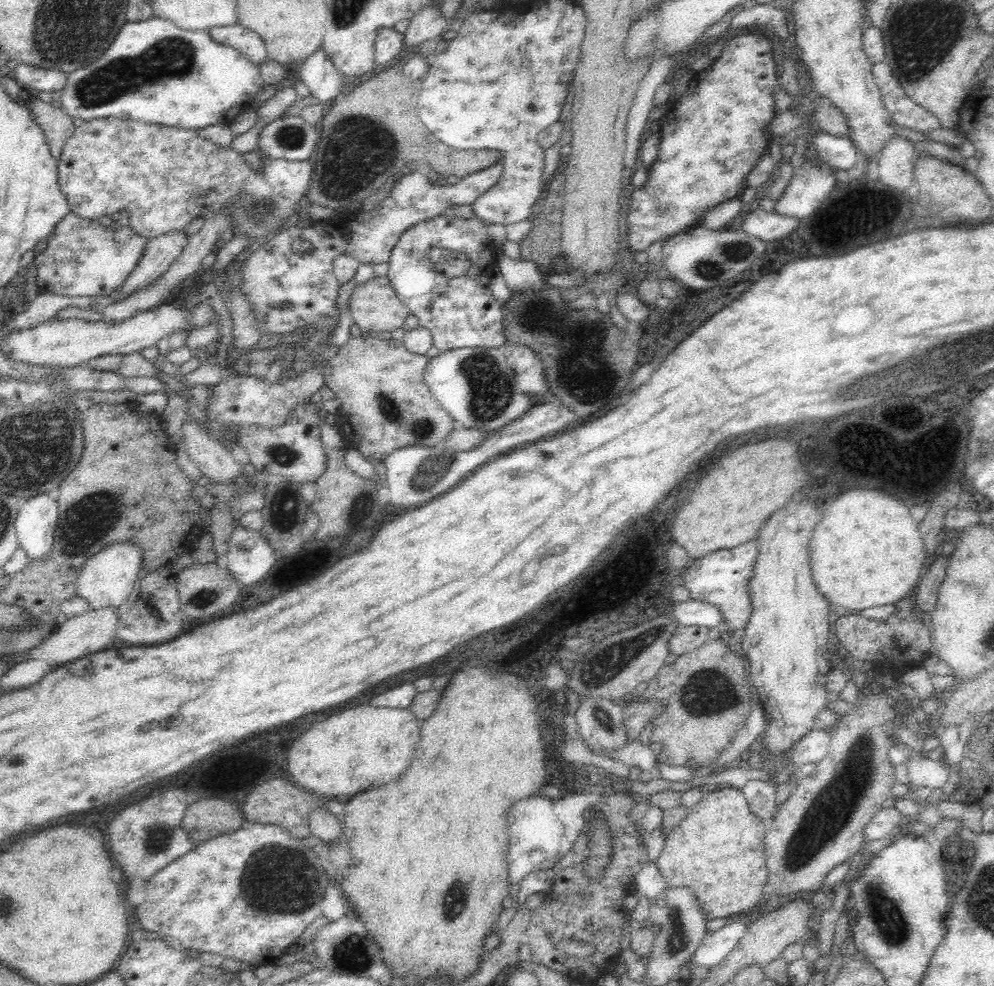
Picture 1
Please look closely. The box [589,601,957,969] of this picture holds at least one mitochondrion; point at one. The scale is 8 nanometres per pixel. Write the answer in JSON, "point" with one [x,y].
{"point":[831,813]}

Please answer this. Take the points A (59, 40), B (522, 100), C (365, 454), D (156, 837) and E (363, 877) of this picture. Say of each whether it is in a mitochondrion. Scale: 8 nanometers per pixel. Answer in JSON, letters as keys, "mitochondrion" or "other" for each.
{"A":"mitochondrion","B":"mitochondrion","C":"other","D":"mitochondrion","E":"other"}

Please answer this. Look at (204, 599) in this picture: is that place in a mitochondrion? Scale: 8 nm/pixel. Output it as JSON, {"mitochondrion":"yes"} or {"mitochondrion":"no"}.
{"mitochondrion":"yes"}

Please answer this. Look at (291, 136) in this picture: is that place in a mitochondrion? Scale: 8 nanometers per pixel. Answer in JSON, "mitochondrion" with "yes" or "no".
{"mitochondrion":"yes"}

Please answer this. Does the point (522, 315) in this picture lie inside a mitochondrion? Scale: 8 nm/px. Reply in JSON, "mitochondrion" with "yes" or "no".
{"mitochondrion":"yes"}

